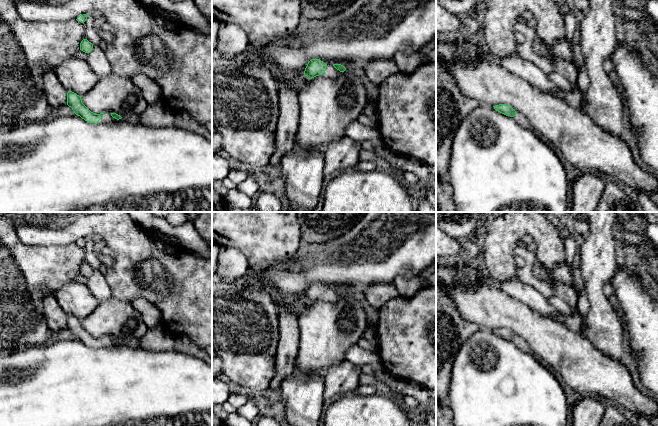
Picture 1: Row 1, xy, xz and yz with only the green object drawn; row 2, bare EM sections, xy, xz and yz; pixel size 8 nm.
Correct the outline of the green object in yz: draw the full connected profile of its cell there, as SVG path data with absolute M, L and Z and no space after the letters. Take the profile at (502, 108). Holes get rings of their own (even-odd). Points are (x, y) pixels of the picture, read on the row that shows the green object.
M499 104L493 107L498 112L512 117L521 127L526 129L531 128L529 120L523 114L515 111L512 107L505 104Z

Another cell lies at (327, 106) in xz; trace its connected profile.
M346 69L336 79L323 75L311 78L299 91L299 126L295 140L303 148L307 150L326 148L330 142L342 139L346 136L347 126L358 120L363 113L368 104L366 90L361 79L350 69Z

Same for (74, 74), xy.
M79 58L65 60L55 68L55 74L68 91L79 96L83 96L92 90L99 79L88 63Z

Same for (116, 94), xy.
M113 72L99 78L92 90L81 96L82 103L93 113L116 113L122 118L140 115L149 105L132 78Z

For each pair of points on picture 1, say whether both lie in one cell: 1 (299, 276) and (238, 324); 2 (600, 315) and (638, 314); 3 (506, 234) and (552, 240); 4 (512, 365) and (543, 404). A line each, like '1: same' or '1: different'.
1: different
2: different
3: same
4: same

